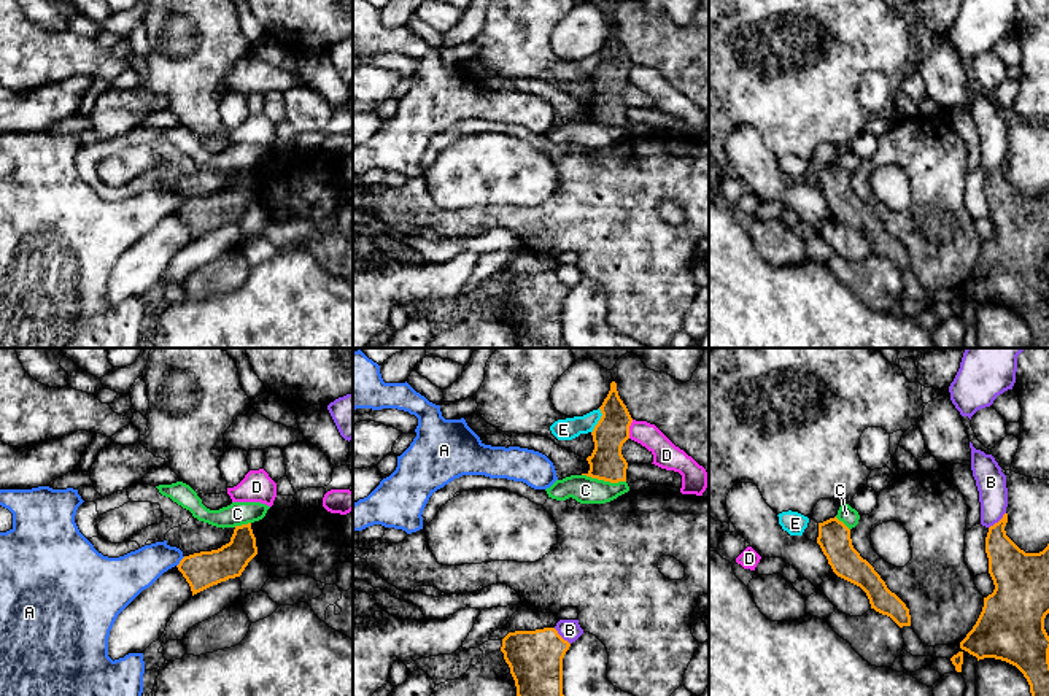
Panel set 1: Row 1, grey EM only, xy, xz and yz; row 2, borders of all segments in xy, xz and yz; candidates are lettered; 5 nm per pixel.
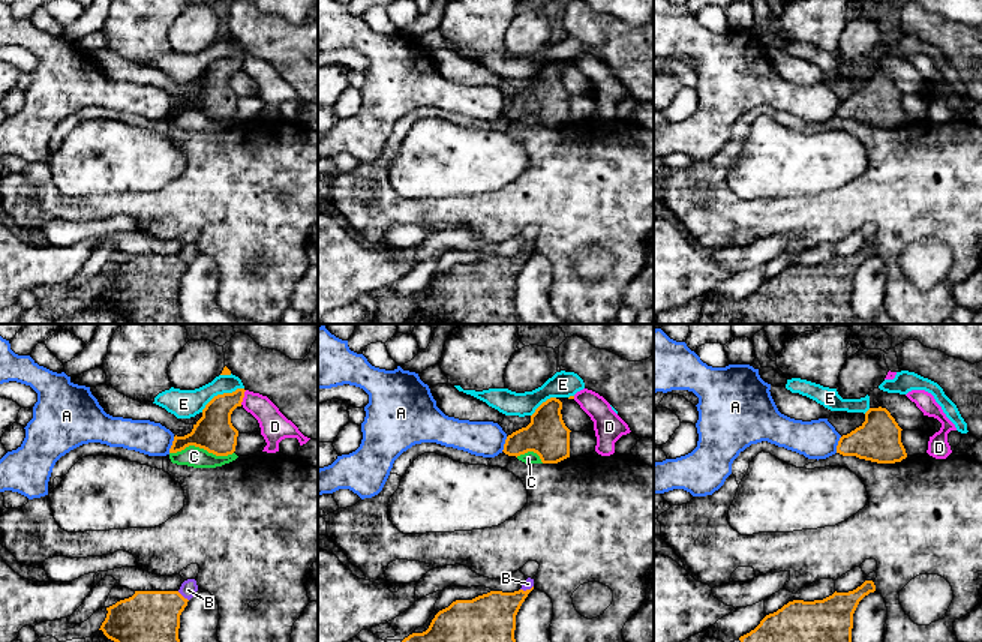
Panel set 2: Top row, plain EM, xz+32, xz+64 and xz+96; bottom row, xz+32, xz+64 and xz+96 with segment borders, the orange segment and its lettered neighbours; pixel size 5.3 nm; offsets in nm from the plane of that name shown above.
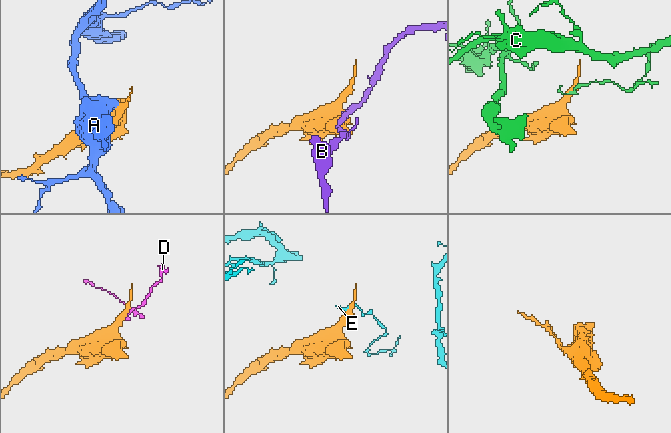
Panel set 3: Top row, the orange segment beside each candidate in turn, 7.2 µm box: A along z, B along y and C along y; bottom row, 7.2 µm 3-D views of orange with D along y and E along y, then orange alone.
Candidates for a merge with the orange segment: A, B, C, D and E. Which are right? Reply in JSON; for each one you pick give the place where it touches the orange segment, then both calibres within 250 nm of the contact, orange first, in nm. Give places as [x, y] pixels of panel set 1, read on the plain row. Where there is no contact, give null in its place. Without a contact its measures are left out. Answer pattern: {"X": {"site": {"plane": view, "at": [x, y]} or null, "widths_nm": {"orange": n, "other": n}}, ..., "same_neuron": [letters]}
{"same_neuron": []}

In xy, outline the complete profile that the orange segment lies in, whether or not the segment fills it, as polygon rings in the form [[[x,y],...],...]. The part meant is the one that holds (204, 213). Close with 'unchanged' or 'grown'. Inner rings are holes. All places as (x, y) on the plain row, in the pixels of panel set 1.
[[[248,167],[235,170],[229,188],[218,194],[184,200],[176,211],[194,240],[213,229],[240,221],[256,199],[256,181]]]; unchanged

